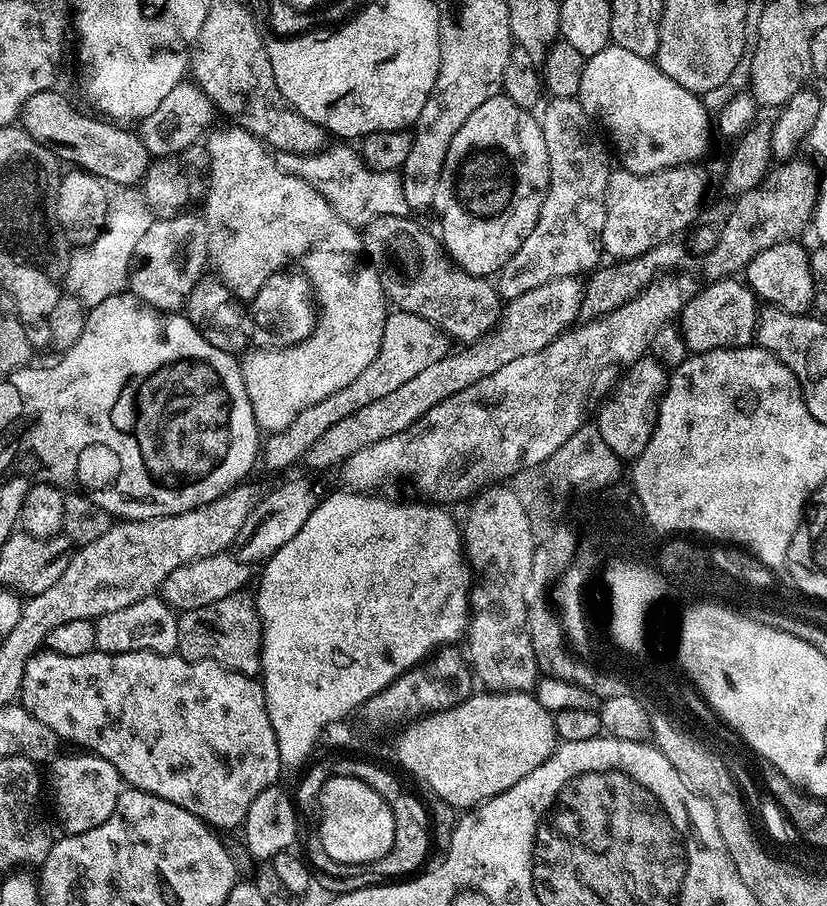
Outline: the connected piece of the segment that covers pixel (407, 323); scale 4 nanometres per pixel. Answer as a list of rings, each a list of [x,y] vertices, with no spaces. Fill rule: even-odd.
[[[399,310],[393,311],[391,315],[392,328],[384,328],[380,353],[374,358],[374,362],[370,362],[370,366],[366,366],[366,370],[362,370],[362,374],[353,384],[338,390],[333,396],[326,397],[322,402],[302,410],[302,414],[298,414],[298,418],[294,418],[296,436],[292,436],[292,432],[284,428],[280,432],[271,433],[265,444],[263,441],[262,464],[265,464],[270,471],[280,472],[295,460],[303,461],[305,453],[315,440],[339,419],[346,418],[347,415],[353,414],[363,406],[366,397],[368,400],[382,398],[384,394],[398,389],[400,383],[406,382],[407,379],[425,370],[426,366],[430,366],[432,356],[424,356],[424,352],[428,352],[428,340],[424,340],[424,336],[420,336],[420,340],[416,340],[416,328],[424,328],[423,318],[418,314],[403,313]],[[400,352],[408,352],[408,356],[400,356]]]

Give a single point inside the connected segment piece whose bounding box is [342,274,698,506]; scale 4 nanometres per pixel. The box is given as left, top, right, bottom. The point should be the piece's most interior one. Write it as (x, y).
(519, 416)

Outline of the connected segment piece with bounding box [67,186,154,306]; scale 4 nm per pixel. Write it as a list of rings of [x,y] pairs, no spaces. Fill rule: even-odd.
[[[124,186],[110,199],[108,221],[104,232],[94,238],[94,242],[81,244],[71,249],[72,257],[68,263],[67,283],[85,304],[95,306],[106,302],[106,298],[117,296],[129,287],[132,266],[138,250],[138,242],[150,230],[154,219],[151,202],[136,186]]]

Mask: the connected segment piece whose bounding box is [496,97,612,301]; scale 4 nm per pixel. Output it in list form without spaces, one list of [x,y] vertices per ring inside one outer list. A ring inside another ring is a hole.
[[[551,97],[547,102],[538,119],[550,160],[550,186],[534,228],[497,275],[497,291],[505,301],[520,297],[554,277],[591,273],[604,254],[601,240],[606,183],[612,171],[609,147],[579,99]]]

